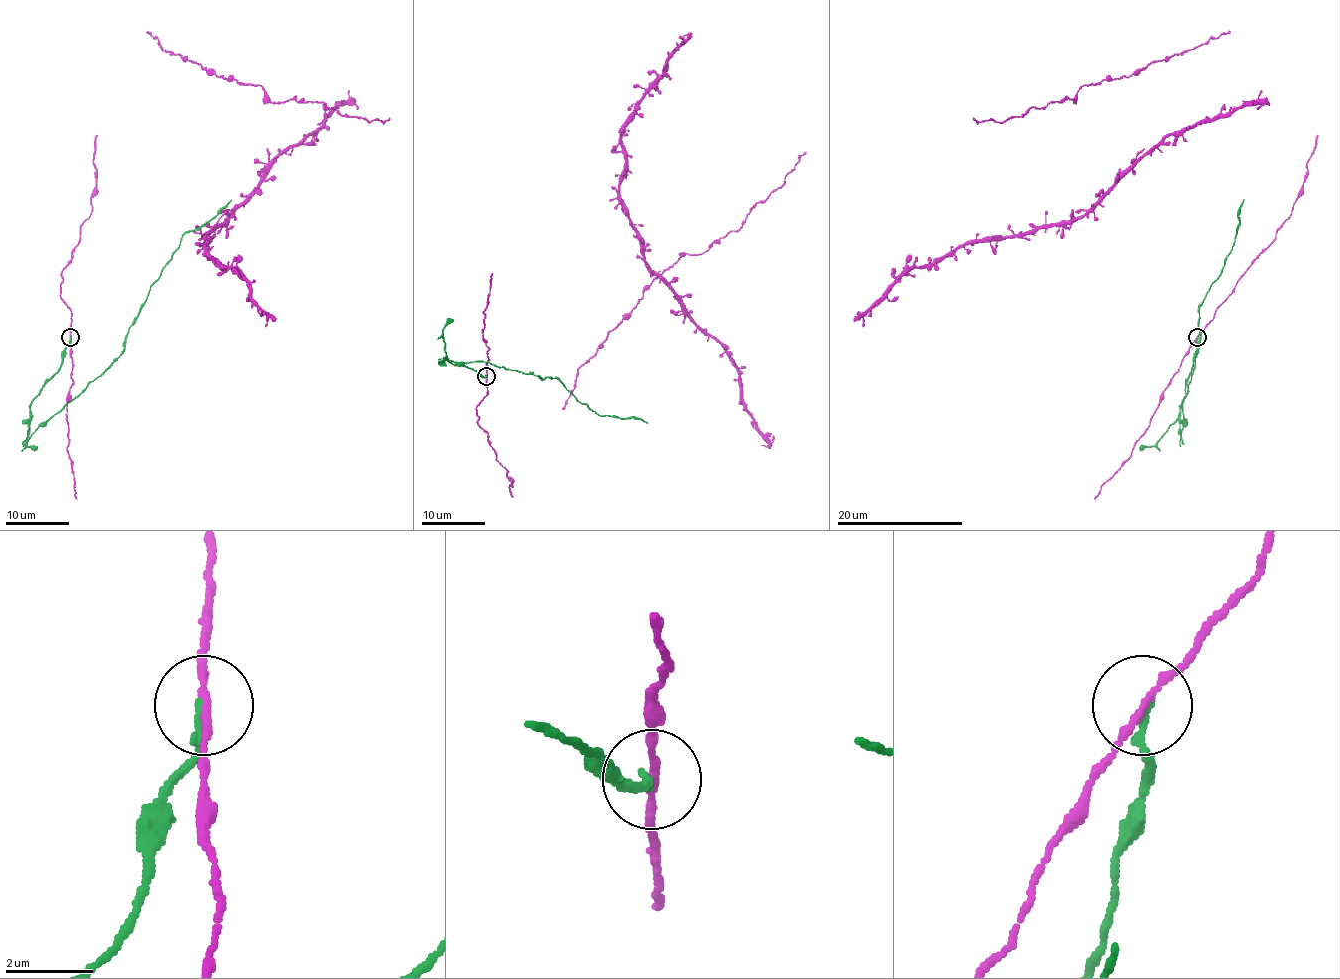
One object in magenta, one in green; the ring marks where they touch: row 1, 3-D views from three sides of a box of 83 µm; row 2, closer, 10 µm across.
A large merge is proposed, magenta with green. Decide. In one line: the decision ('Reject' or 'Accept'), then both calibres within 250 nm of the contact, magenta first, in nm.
Reject. Thickness 160 nm (magenta) against 190 nm

